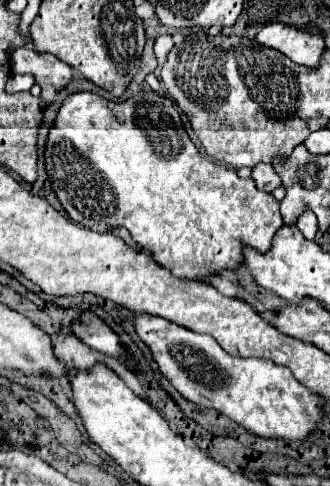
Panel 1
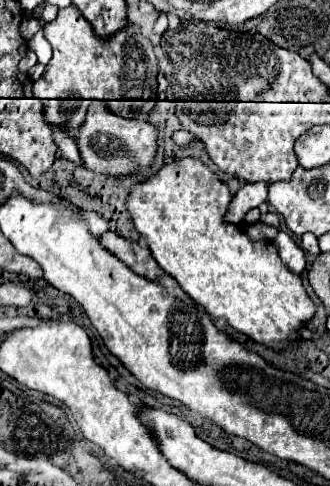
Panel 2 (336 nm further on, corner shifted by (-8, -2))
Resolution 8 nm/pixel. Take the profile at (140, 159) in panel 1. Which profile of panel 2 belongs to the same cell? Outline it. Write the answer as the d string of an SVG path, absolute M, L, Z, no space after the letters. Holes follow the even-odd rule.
M180 157L172 163L164 163L158 173L134 185L126 197L126 211L132 217L134 229L146 237L156 263L172 275L198 305L212 317L226 319L230 327L256 343L280 349L298 337L298 329L314 315L314 303L304 291L302 279L282 263L272 241L252 241L244 225L234 225L224 219L230 199L230 187L220 181L206 163L194 157Z

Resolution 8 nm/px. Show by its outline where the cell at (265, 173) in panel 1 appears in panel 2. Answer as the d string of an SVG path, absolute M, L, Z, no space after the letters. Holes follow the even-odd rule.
M260 181L260 183L246 183L244 187L238 189L238 193L234 195L230 207L228 207L228 221L230 223L242 223L244 215L258 207L260 203L264 203L268 197L268 183Z

